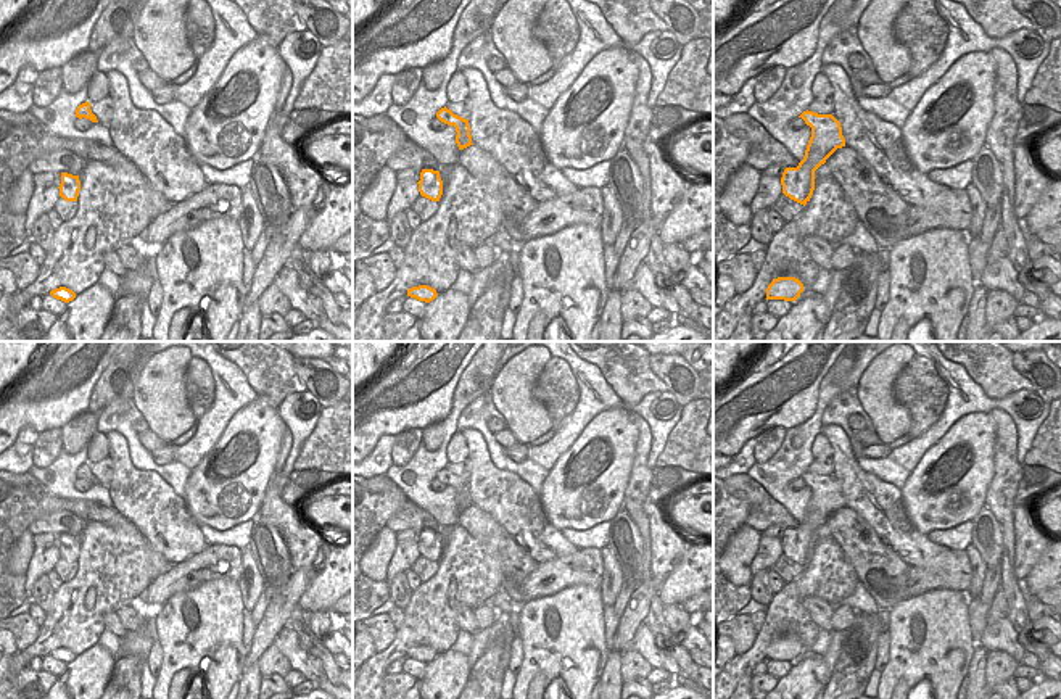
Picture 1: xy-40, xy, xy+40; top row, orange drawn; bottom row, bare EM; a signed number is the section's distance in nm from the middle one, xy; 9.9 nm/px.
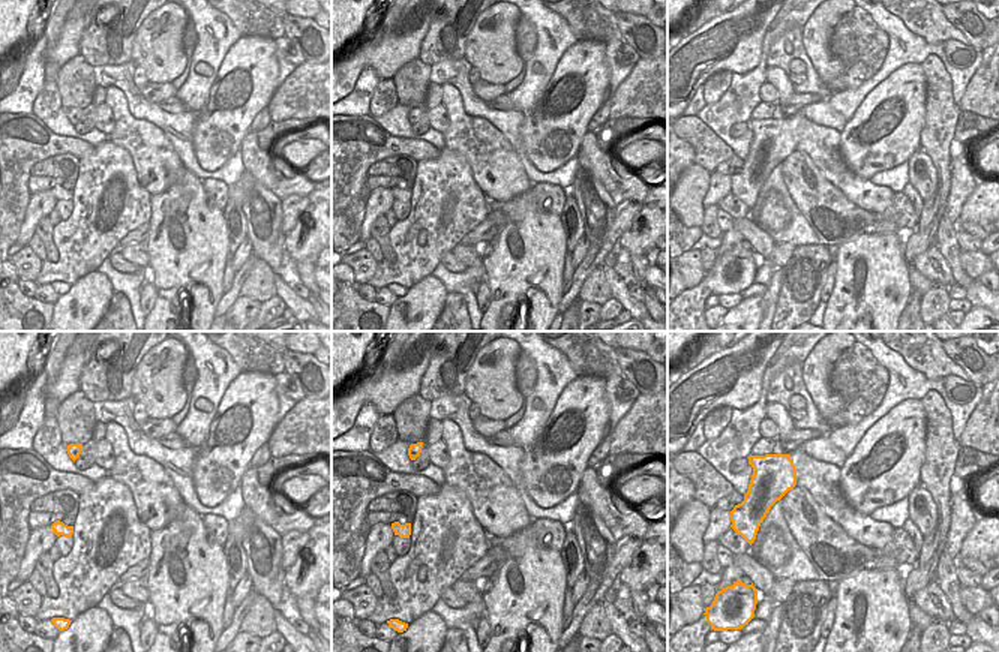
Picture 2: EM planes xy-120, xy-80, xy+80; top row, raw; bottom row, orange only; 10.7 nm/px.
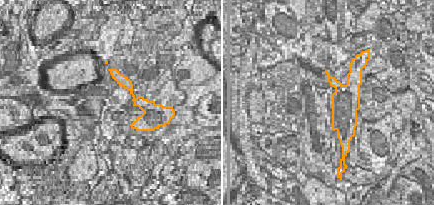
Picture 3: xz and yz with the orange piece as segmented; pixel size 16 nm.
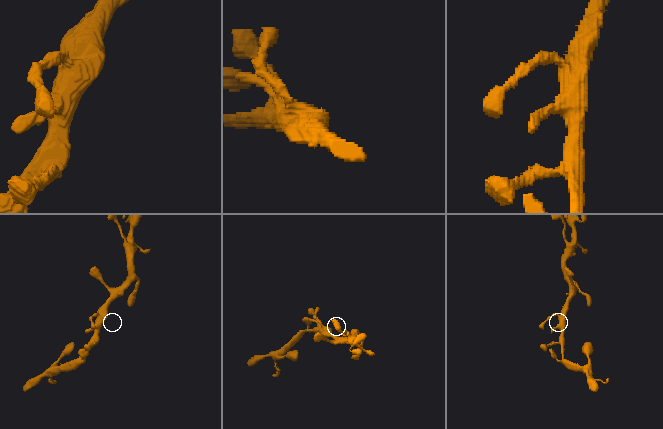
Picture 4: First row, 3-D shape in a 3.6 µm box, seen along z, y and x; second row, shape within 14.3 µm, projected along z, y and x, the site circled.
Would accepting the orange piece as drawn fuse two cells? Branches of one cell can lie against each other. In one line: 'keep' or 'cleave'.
keep

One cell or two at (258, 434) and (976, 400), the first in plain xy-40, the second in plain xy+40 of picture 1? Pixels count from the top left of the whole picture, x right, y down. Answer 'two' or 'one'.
two

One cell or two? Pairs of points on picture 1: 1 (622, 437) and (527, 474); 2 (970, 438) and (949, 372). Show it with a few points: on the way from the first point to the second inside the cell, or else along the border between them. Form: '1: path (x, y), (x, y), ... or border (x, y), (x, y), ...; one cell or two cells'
1: border (549, 471), (540, 495); two cells
2: border (987, 413), (963, 414), (937, 442); two cells

